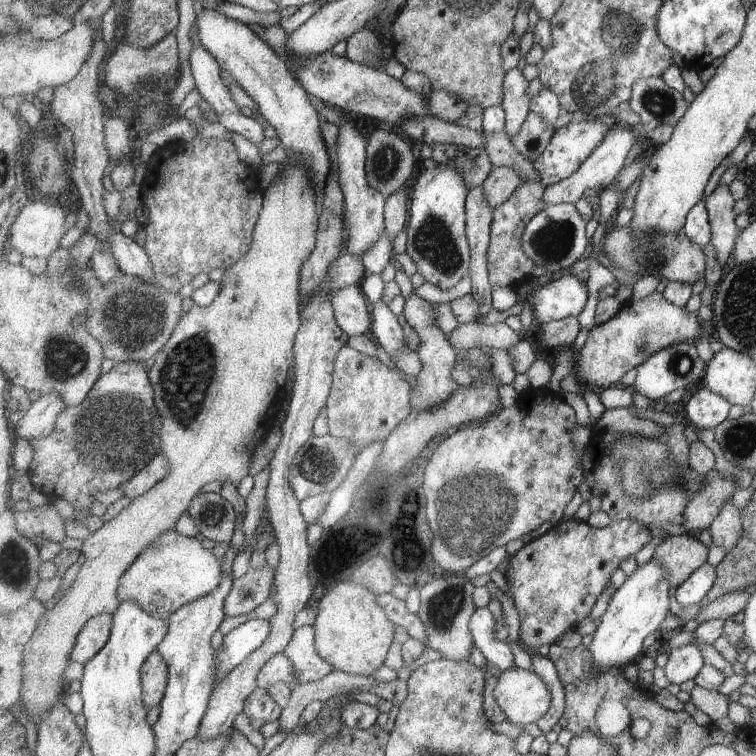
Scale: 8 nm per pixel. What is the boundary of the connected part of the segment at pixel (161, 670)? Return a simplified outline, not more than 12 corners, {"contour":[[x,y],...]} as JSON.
{"contour":[[156,649],[142,668],[148,709],[162,702],[170,671]]}

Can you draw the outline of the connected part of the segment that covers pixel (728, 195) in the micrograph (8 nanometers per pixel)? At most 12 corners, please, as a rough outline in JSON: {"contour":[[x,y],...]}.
{"contour":[[718,184],[705,198],[713,228],[710,243],[722,265],[739,234],[736,200]]}

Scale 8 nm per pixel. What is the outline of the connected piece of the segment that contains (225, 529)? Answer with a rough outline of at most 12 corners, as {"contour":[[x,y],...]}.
{"contour":[[199,493],[188,513],[200,537],[231,542],[238,511],[219,493]]}

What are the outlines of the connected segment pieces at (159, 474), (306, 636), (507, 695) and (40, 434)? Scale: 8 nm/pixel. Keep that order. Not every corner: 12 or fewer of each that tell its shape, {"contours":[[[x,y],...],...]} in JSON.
{"contours":[[[159,453],[137,476],[120,488],[139,498],[163,482],[171,472]],[[314,626],[296,628],[284,652],[299,683],[336,670],[318,653]],[[504,671],[494,695],[521,727],[546,719],[554,701],[535,671]],[[40,396],[16,425],[18,438],[57,433],[67,402]]]}

